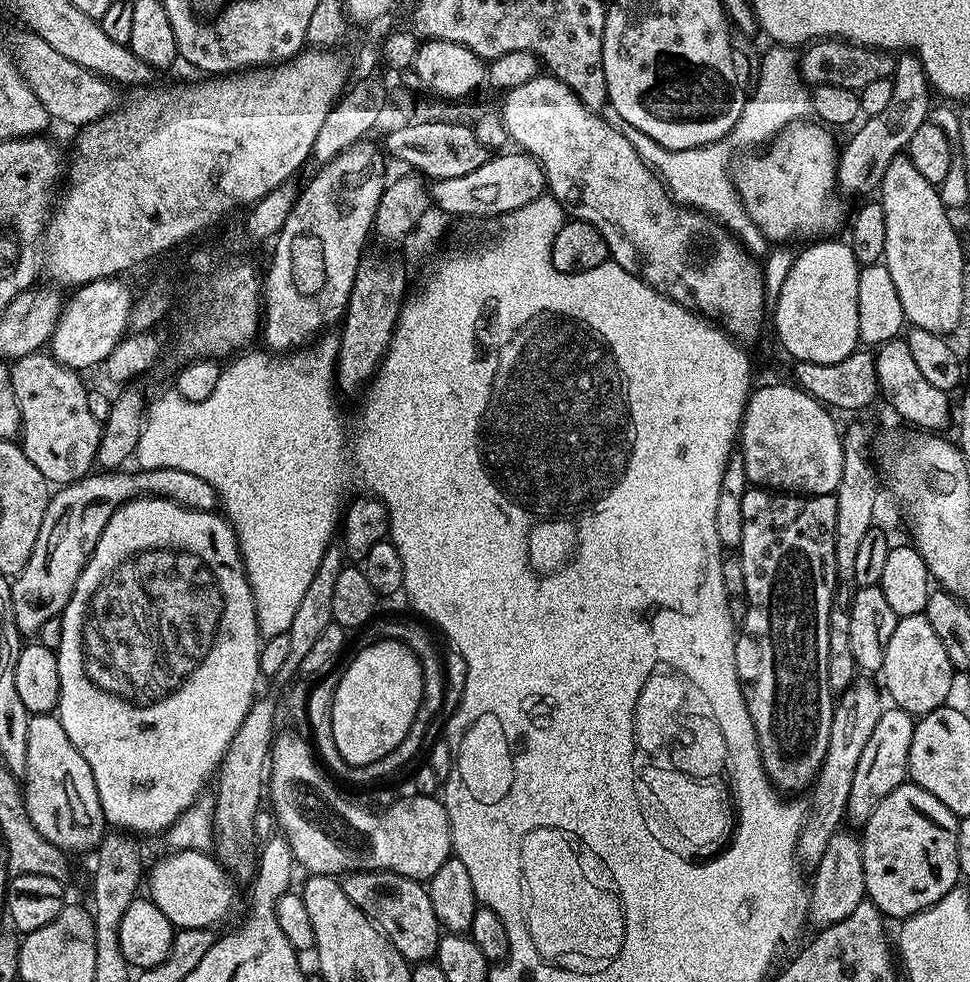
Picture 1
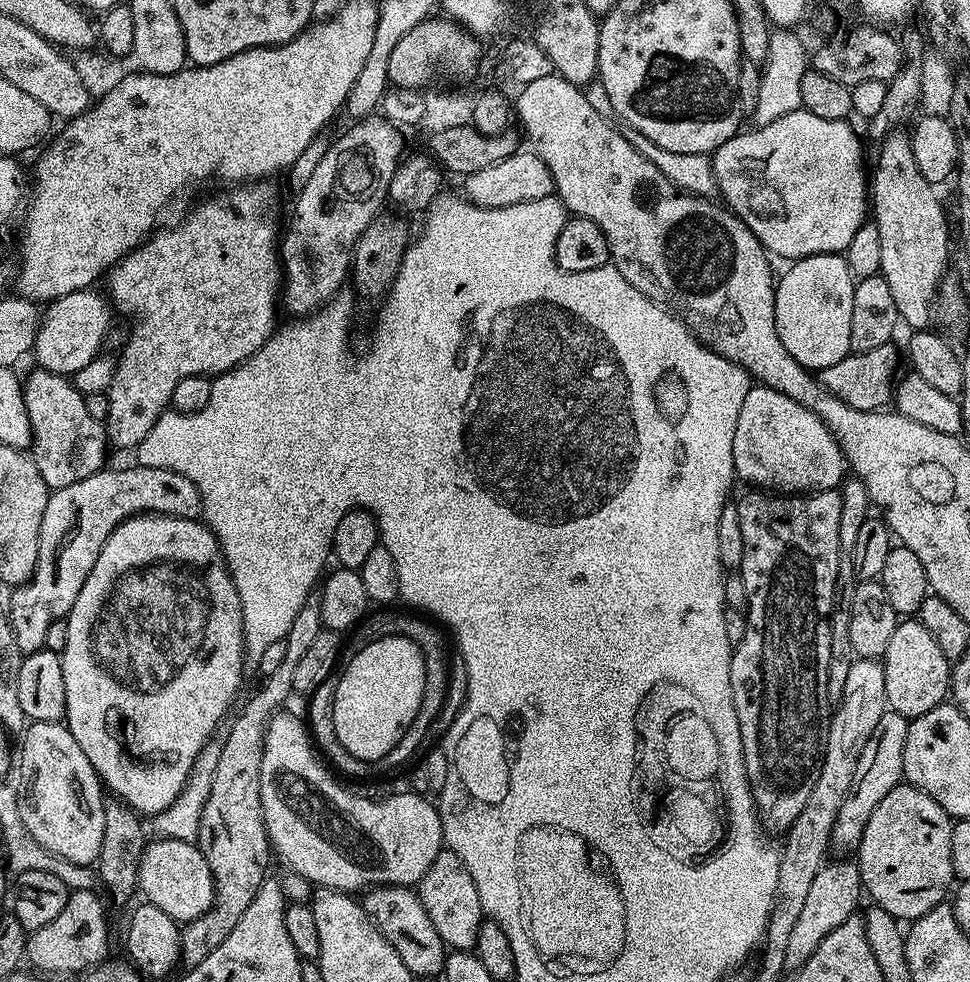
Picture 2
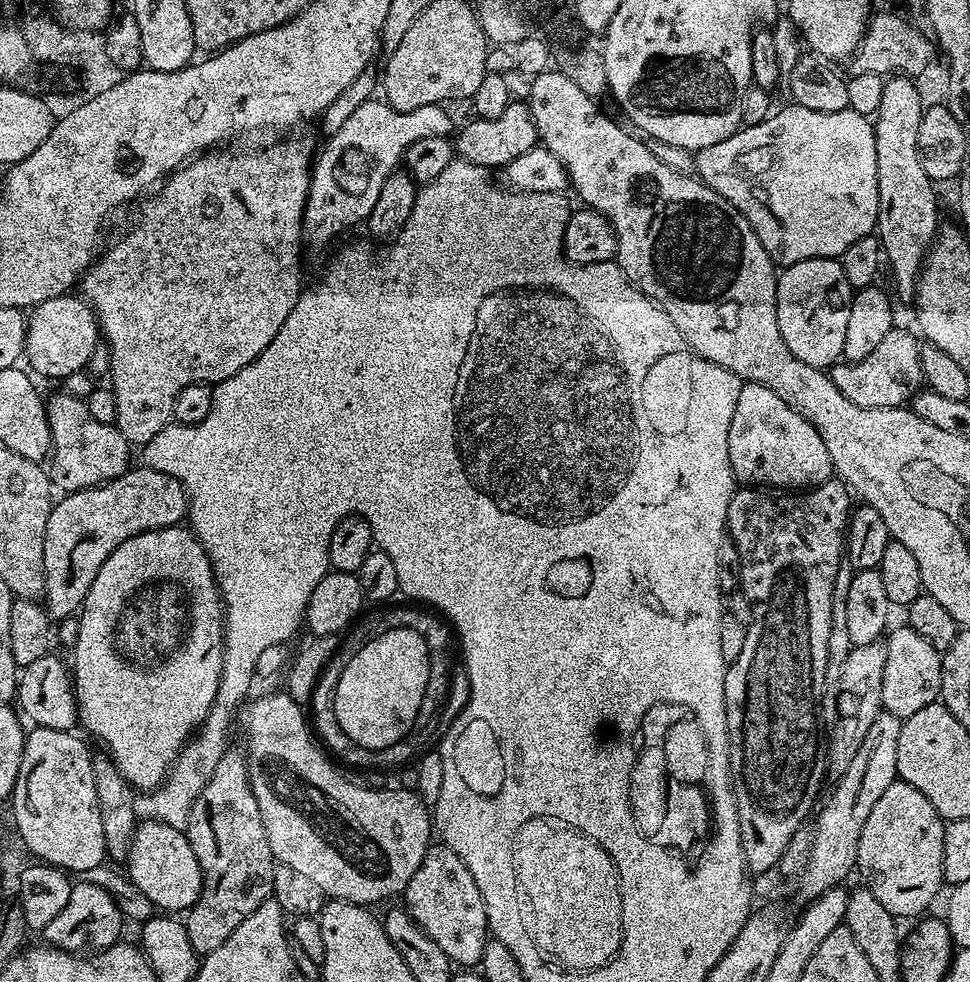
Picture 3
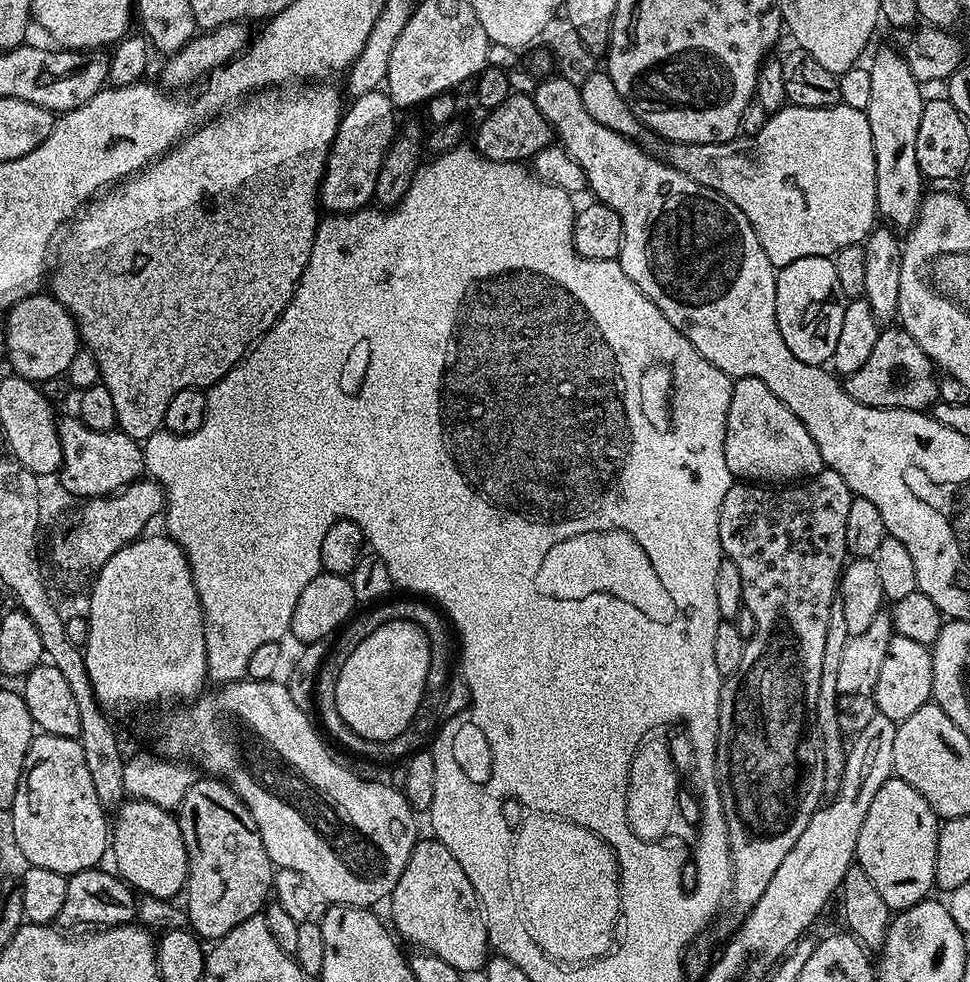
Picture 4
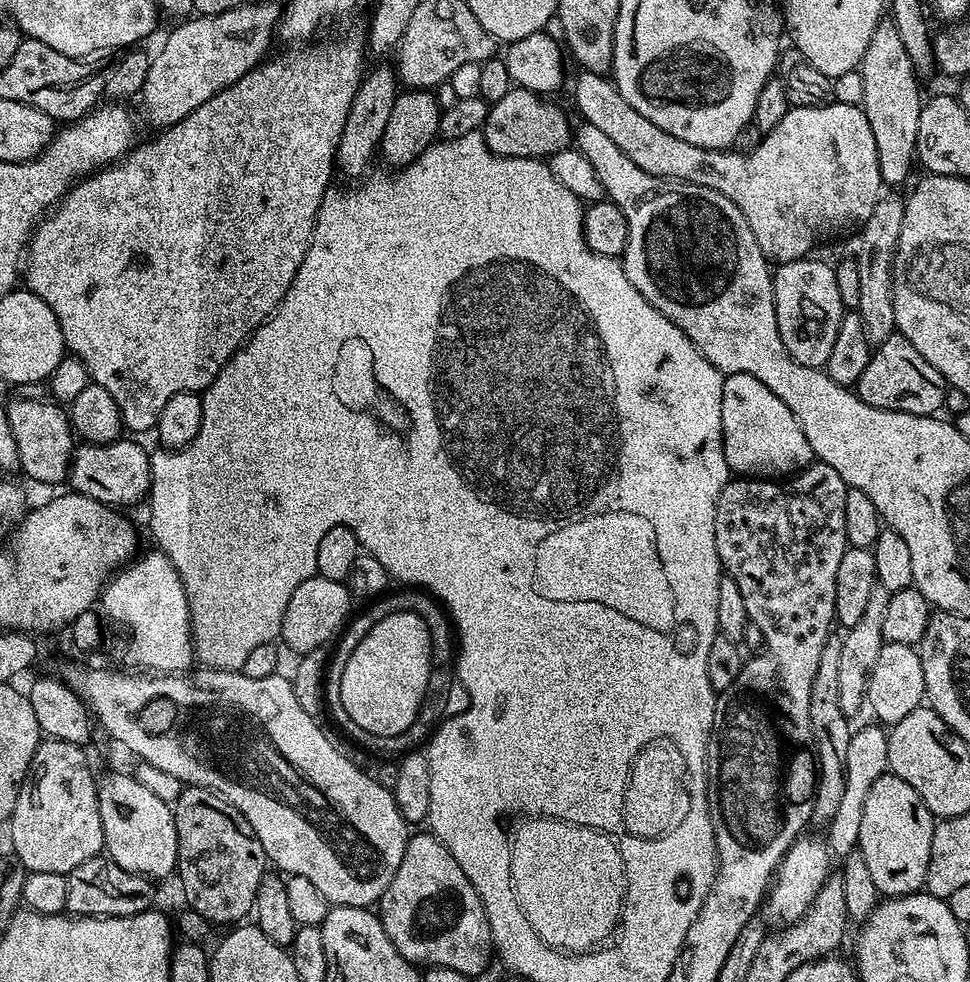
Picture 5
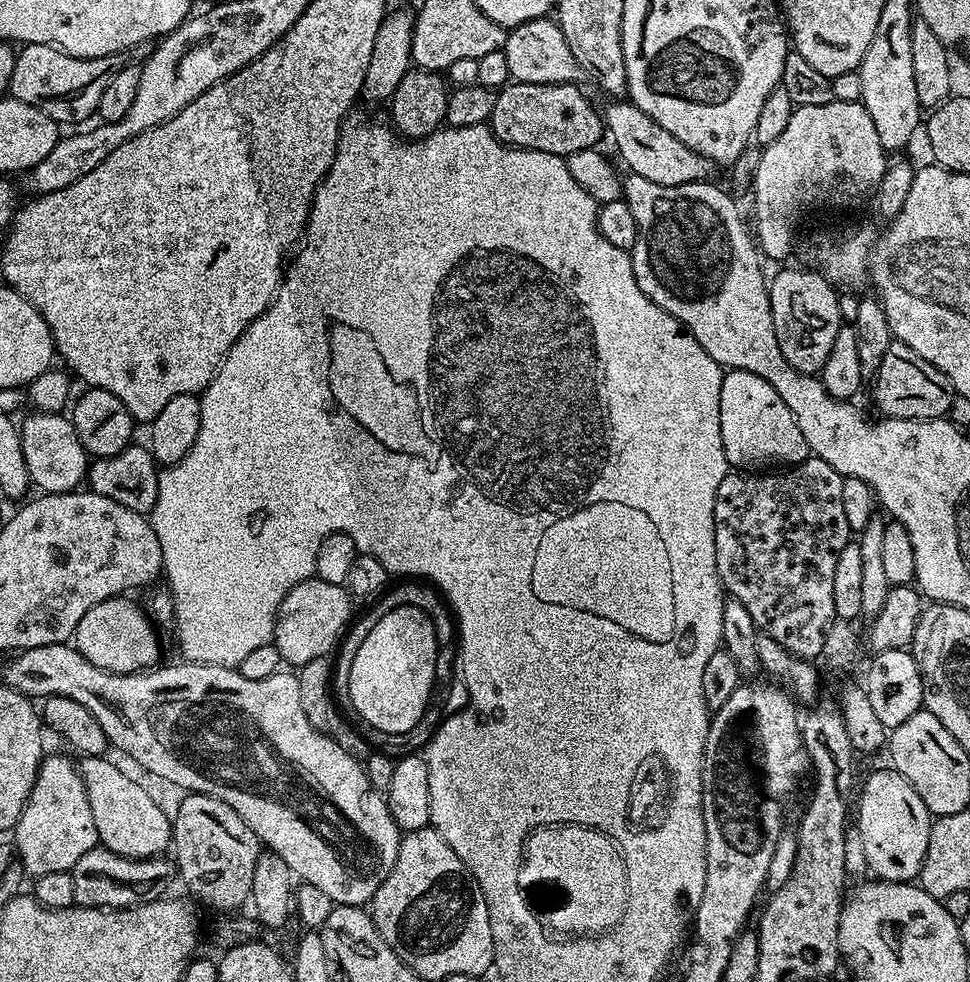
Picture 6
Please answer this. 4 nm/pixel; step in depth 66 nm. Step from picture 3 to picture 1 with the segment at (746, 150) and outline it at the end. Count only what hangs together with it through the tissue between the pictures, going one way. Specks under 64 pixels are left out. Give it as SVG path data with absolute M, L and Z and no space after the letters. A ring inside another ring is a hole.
M797 122L788 125L767 146L735 157L730 169L732 181L746 214L764 235L765 241L795 242L799 236L820 238L839 226L840 208L828 204L828 199L838 192L838 144L832 141L831 134L827 127Z

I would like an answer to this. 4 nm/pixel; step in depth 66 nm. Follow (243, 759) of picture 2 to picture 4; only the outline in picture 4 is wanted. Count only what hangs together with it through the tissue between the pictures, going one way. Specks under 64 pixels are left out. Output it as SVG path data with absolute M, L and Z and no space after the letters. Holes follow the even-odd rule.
M198 778L190 786L190 790L186 790L186 798L182 798L178 819L182 830L182 842L186 842L188 855L188 928L195 932L201 941L215 942L230 934L234 926L246 922L246 918L261 915L273 891L274 865L266 854L266 846L262 846L262 838L258 834L250 810L242 802L242 798L238 798L234 789L222 780Z

